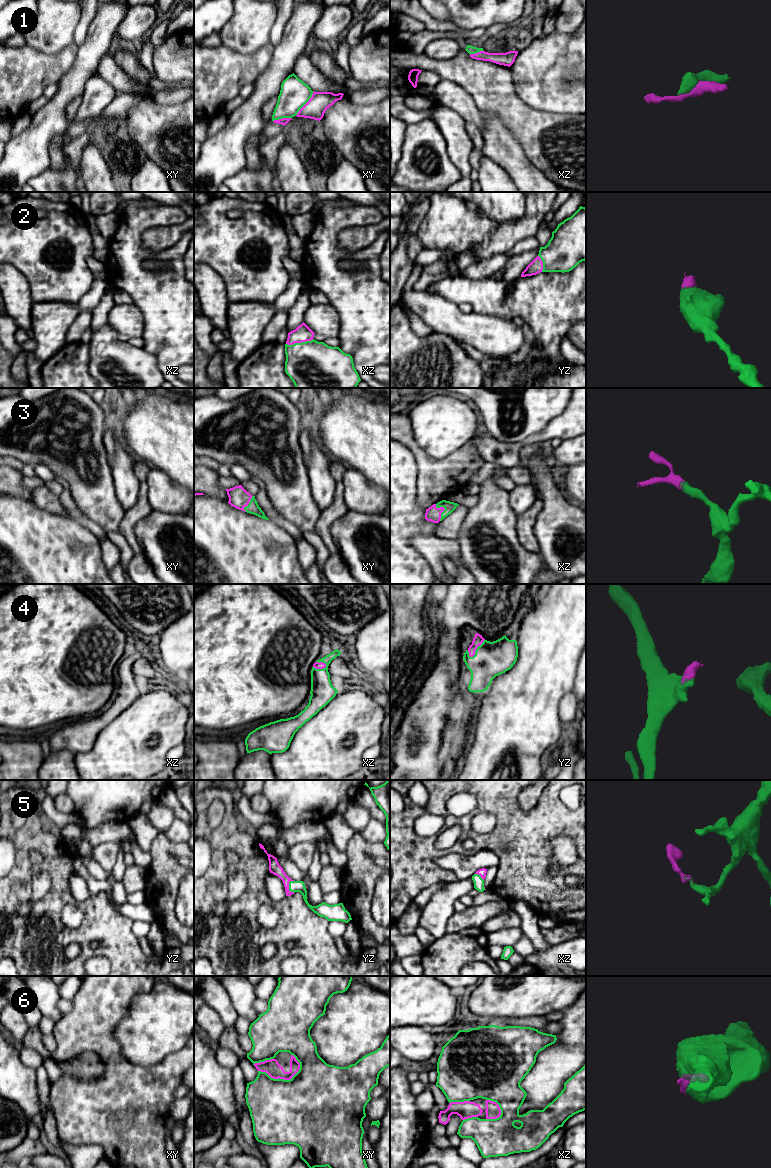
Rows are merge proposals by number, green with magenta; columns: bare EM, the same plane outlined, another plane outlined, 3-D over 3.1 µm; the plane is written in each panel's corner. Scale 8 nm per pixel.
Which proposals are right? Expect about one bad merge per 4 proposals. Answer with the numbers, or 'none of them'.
2, 3, 4, 5

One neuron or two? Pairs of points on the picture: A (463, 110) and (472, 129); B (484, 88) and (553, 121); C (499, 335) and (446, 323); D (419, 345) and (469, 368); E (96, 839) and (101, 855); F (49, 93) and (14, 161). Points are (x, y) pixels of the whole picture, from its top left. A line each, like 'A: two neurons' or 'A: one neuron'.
A: two neurons
B: one neuron
C: one neuron
D: one neuron
E: two neurons
F: two neurons

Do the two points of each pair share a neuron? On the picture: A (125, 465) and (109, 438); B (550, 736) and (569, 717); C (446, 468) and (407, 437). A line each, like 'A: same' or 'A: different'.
A: different
B: different
C: same

